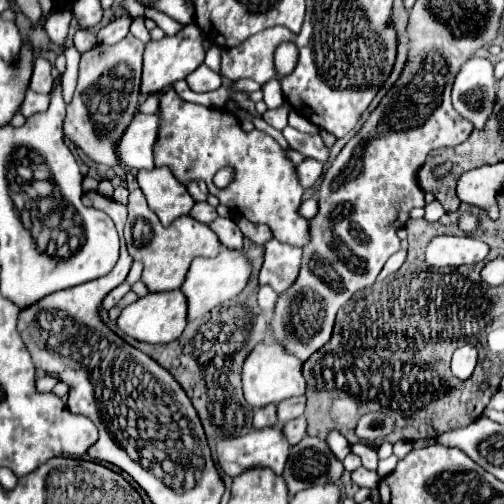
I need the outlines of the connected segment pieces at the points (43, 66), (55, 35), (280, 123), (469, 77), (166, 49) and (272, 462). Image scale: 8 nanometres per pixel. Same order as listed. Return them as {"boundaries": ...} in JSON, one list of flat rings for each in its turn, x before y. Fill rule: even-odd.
{"boundaries":[[[36,58,34,74,30,80,30,90,34,92,52,92,52,76,50,76,50,62,46,58]],[[54,12,48,20,46,20,46,32,52,38,54,44,64,46,64,38,68,34,68,24,70,24,72,14,70,12]],[[284,102,280,108,268,110,268,112,264,114,264,120,266,120,270,126,282,130,282,128,288,124,288,112,290,112,290,110,292,110,292,106,288,106,288,102]],[[470,58,458,72,452,86,452,104,458,114,482,128,496,102,494,66,486,58]],[[188,24,180,34,166,36,160,42,148,42,144,52,144,72,142,72,142,94,160,94,168,86,178,80,184,80,190,72,194,72,204,62,204,46,202,32,196,24]],[[280,426,252,430,246,436,227,436,216,444,218,464,228,476,238,476,250,468,270,468,282,474,288,454,288,444]]]}

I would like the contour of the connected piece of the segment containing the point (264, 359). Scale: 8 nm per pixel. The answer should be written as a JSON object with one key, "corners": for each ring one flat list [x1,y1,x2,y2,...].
{"corners":[[272,340,260,342,248,356,242,368,242,388,244,388,244,398,252,408,262,408,268,404,280,404,286,398,292,396,302,396,304,394,304,376,302,376,302,362,286,354,284,346]]}

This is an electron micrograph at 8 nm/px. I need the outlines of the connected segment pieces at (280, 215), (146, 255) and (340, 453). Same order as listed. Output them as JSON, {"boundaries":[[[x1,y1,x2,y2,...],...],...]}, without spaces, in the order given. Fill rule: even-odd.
{"boundaries":[[[170,89,160,96,158,114,160,114,160,132,158,132,158,140,156,140,156,148,154,148,154,164,156,166,168,166,172,170,172,174,176,176,176,180,184,186,190,180,204,180,208,184,210,194,216,196,220,200,220,204,230,208,234,214,248,218,250,222,266,224,272,230,272,234,276,236,276,240,280,240,284,244,298,246,298,248,304,248,308,244,308,238,310,238,308,236,308,220,298,214,298,206,302,202,300,198,304,194,304,188,300,186,300,180,296,174,296,164,292,164,292,160,286,156,286,152,278,146,278,142,272,136,268,136,266,132,260,132,260,130,244,132,240,128,240,122,234,120,234,116,230,112,186,102,177,95,174,89],[224,166,232,166,236,170,236,176,226,190,218,190,212,182,212,178]],[[140,188,130,192,124,238,126,238,128,254,144,264,140,280,146,284,148,292,166,292,166,290,180,288,188,272,188,266,196,256,212,258,222,250,216,234,206,224,200,224,190,216,180,216,170,226,162,226,158,216,148,208]],[[330,432,330,434,328,434,328,446,330,446,332,454,334,454,338,460,344,460,344,458,350,454,348,440,346,440,340,432]]]}

